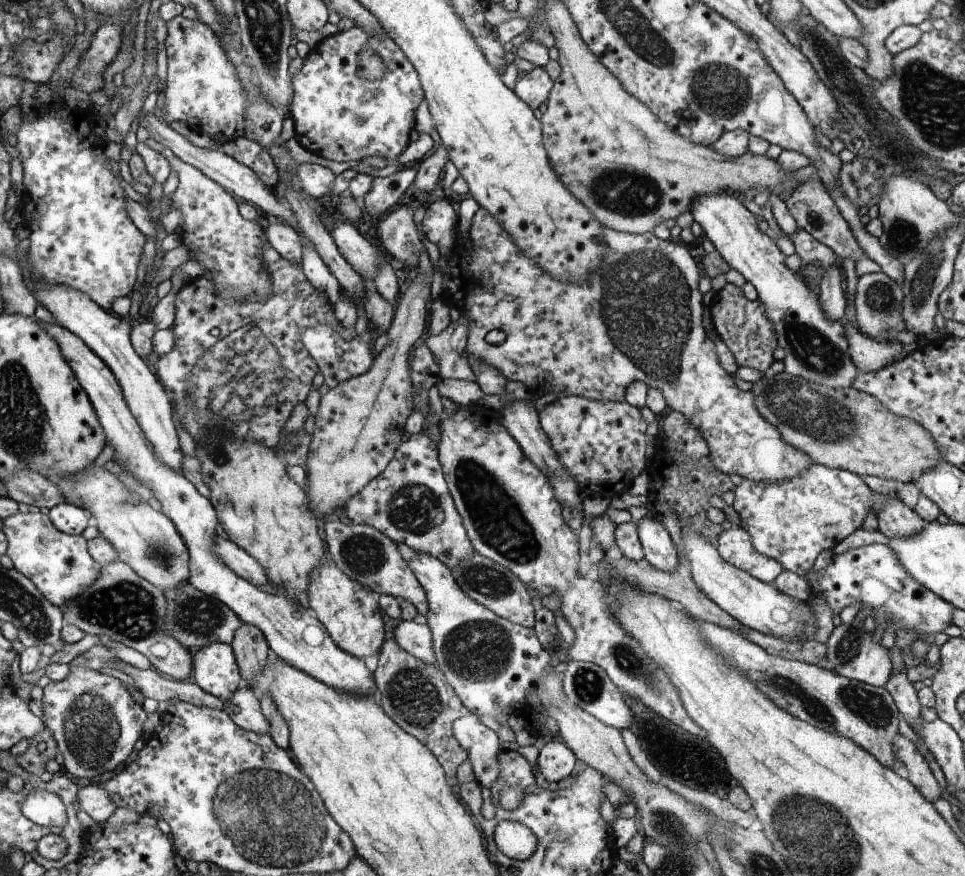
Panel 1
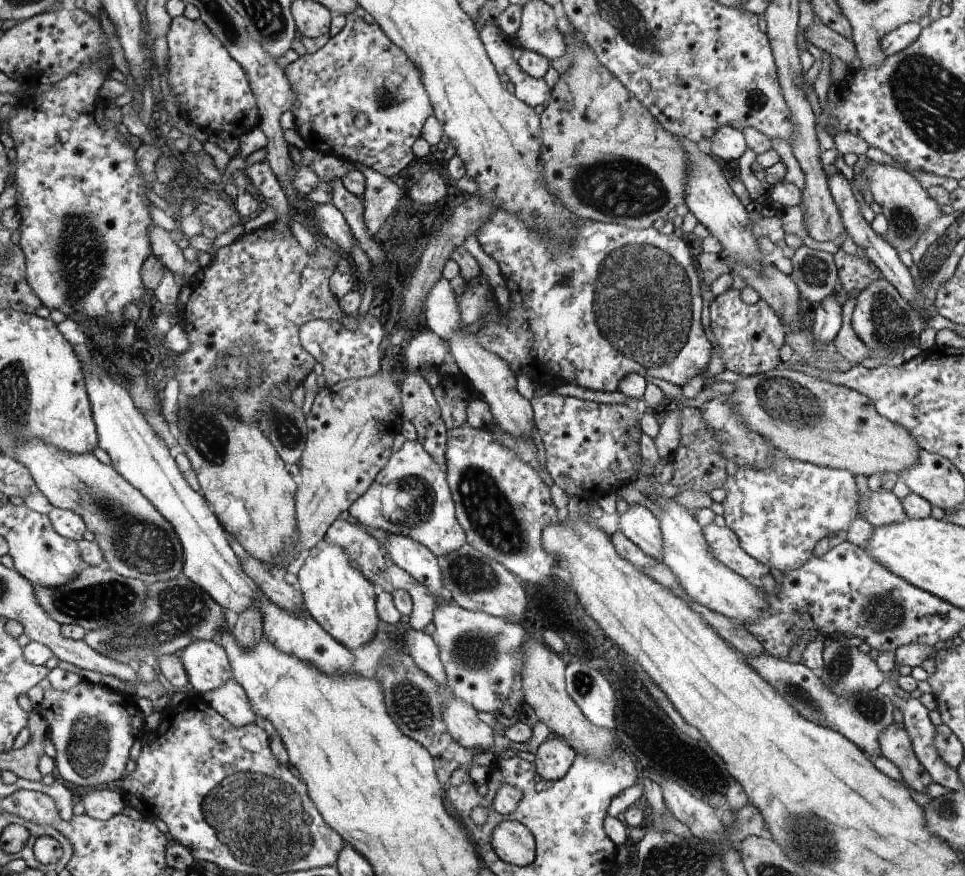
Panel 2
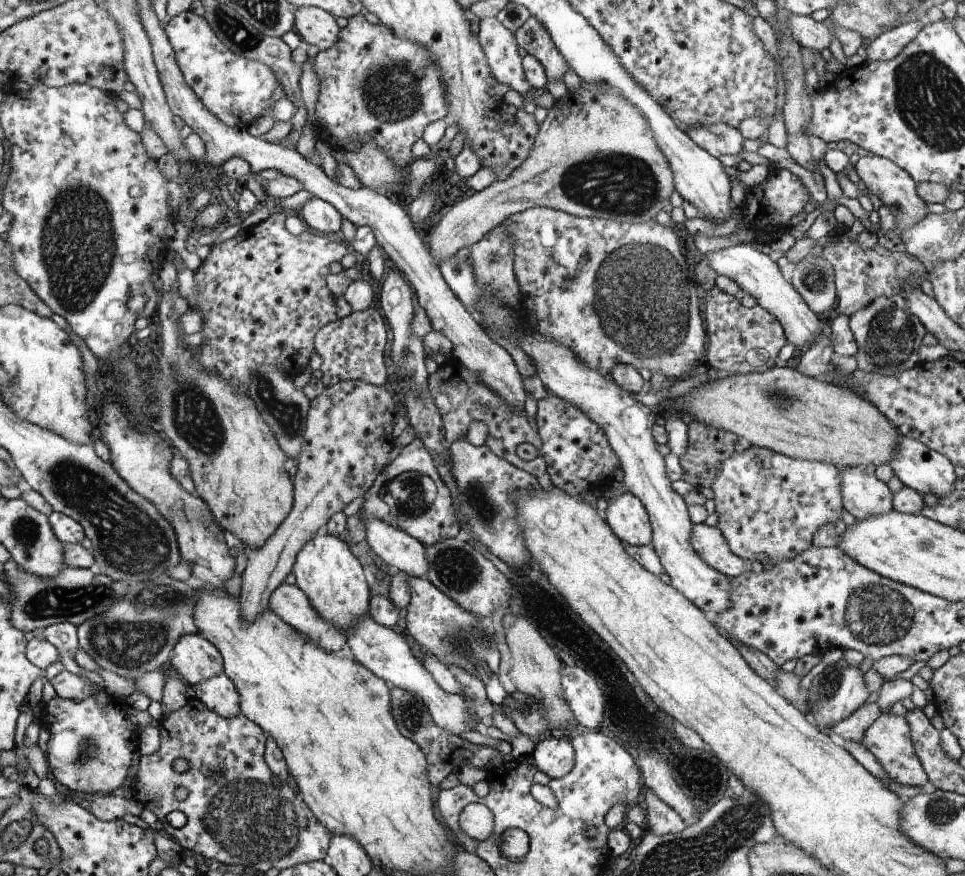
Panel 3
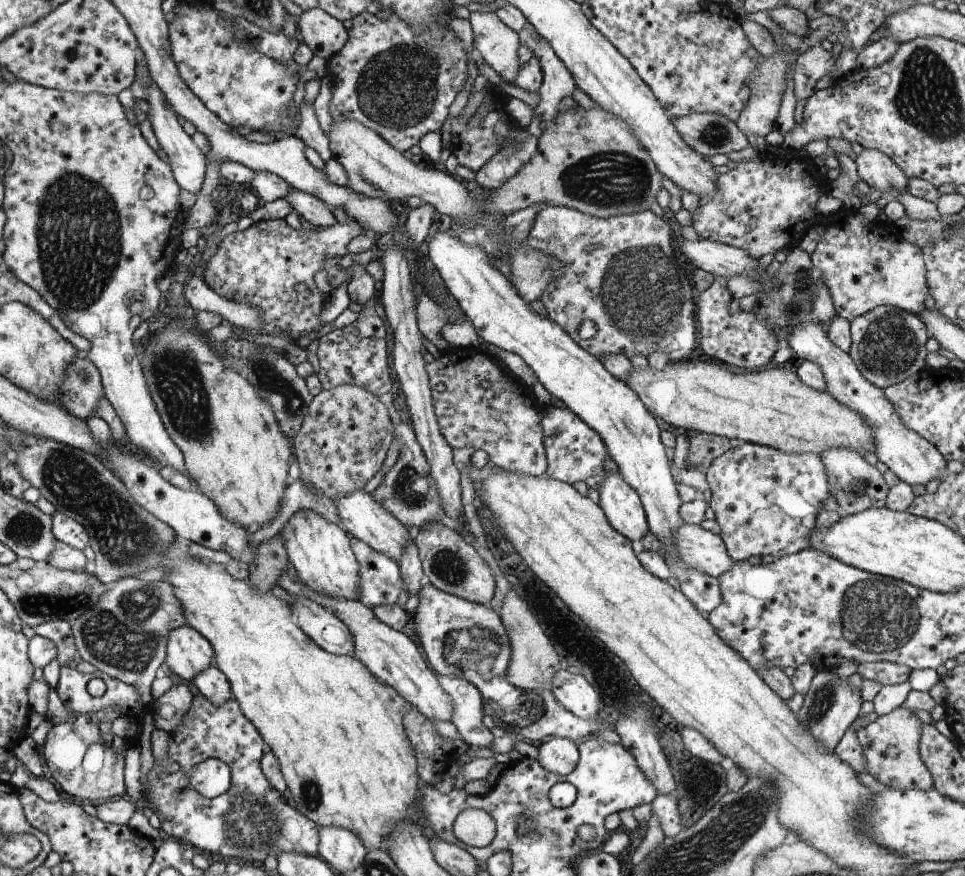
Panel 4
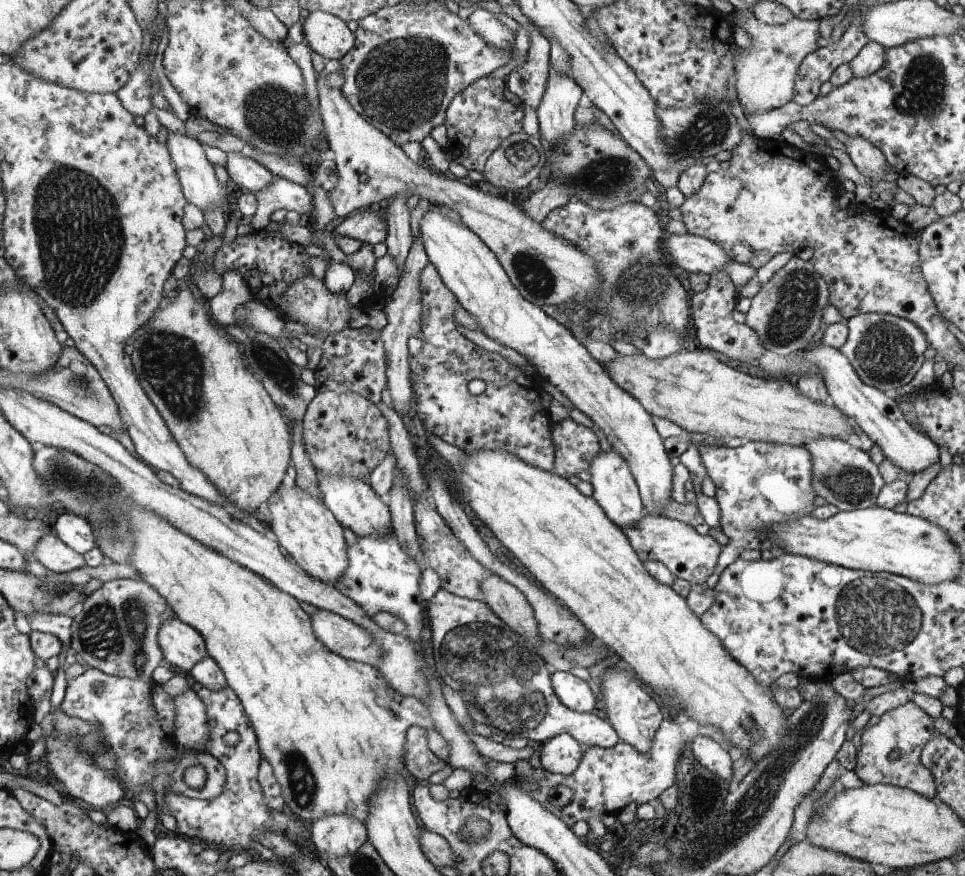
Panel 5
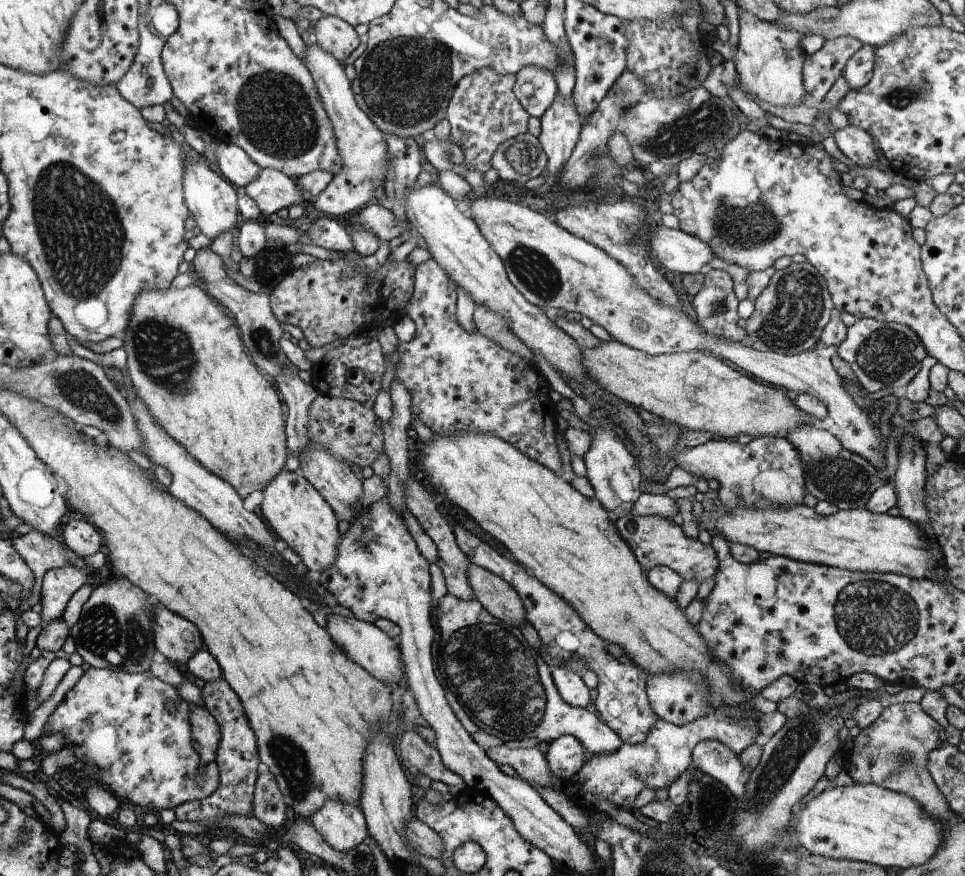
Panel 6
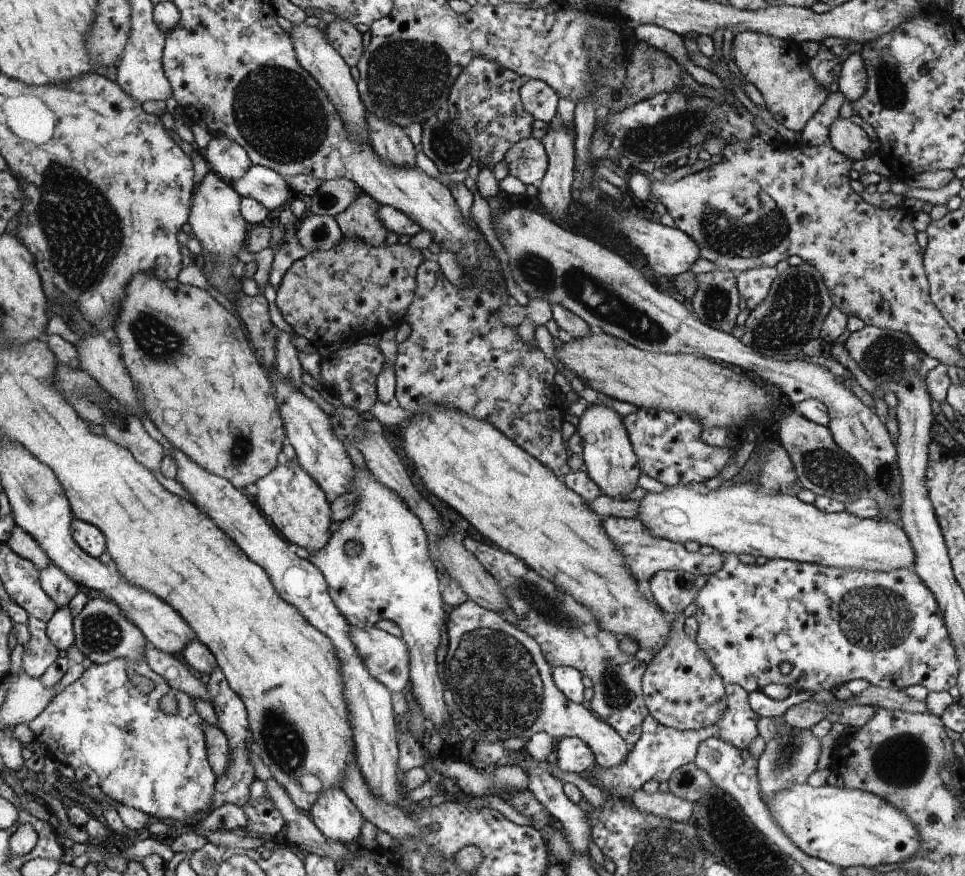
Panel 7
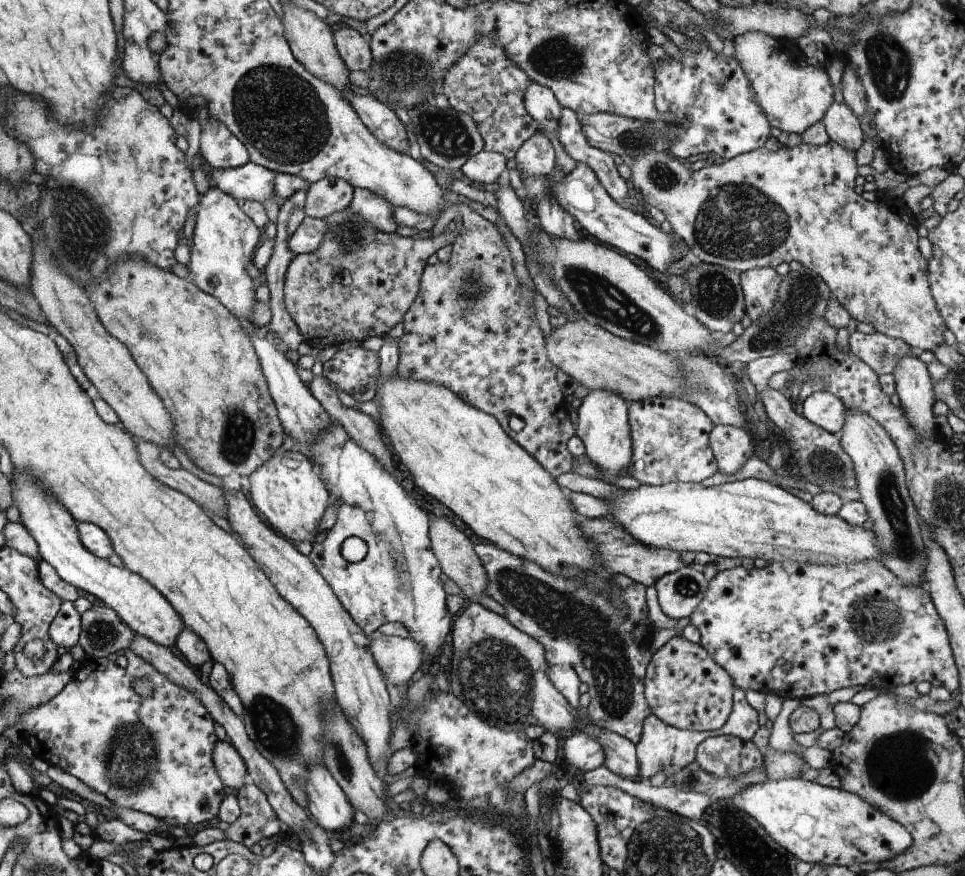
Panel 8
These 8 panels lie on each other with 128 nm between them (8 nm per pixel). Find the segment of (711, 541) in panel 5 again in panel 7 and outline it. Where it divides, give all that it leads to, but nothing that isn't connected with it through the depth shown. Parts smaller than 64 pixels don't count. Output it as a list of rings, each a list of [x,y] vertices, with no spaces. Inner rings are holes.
[[[607,517],[603,519],[603,528],[616,548],[624,554],[628,560],[628,568],[632,570],[632,576],[639,580],[652,579],[656,572],[660,571],[684,571],[689,572],[692,576],[709,577],[724,566],[724,555],[720,552],[713,552],[709,555],[703,555],[700,551],[688,552],[683,544],[652,536],[648,528],[638,519],[626,519],[618,517]]]

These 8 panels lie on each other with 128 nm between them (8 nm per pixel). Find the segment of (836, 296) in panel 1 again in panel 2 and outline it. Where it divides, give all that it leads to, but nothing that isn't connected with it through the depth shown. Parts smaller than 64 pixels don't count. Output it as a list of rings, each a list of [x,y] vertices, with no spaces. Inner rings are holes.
[[[836,292],[828,294],[815,309],[810,310],[814,340],[820,344],[830,344],[836,338],[842,324],[843,306],[836,300]]]

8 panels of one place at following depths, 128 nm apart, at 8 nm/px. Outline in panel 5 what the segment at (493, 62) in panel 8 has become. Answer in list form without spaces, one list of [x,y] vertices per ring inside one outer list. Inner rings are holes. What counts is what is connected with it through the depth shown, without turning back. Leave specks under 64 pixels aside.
[[[482,77],[462,92],[456,92],[446,109],[444,125],[449,147],[458,164],[462,164],[466,170],[482,173],[487,160],[503,140],[522,131],[522,106],[518,96],[508,90],[506,79]]]

